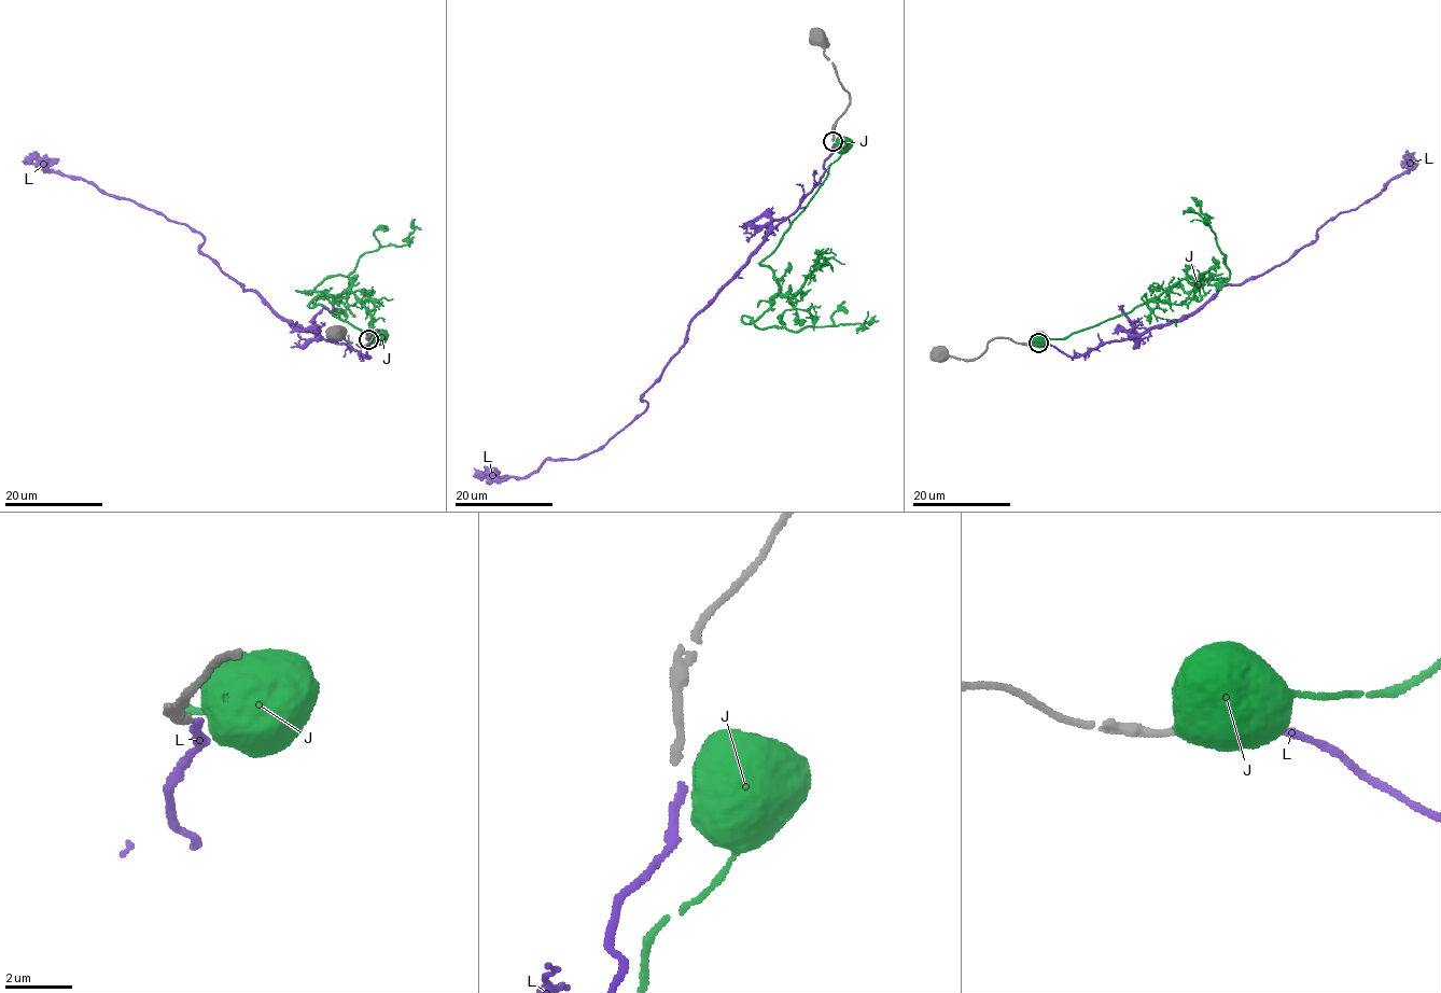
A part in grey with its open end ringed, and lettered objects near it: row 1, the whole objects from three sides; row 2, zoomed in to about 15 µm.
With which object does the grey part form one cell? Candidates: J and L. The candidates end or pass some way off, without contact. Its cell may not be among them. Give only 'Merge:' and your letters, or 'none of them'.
Merge: L

